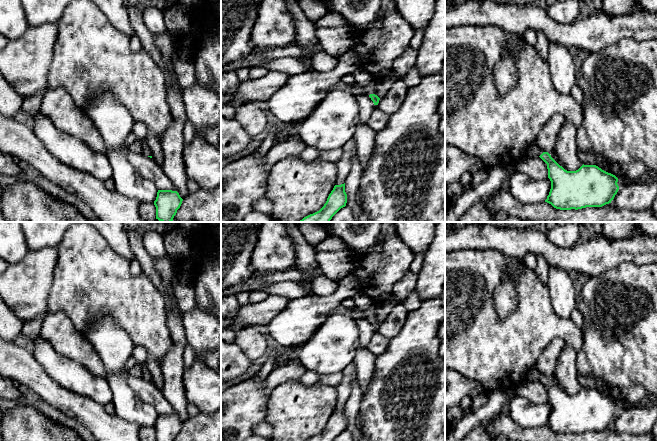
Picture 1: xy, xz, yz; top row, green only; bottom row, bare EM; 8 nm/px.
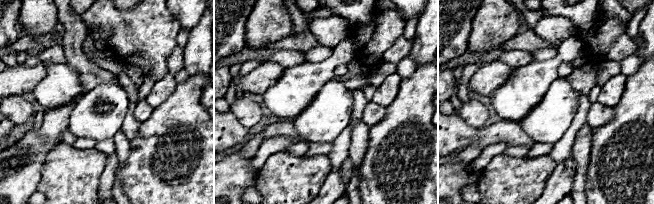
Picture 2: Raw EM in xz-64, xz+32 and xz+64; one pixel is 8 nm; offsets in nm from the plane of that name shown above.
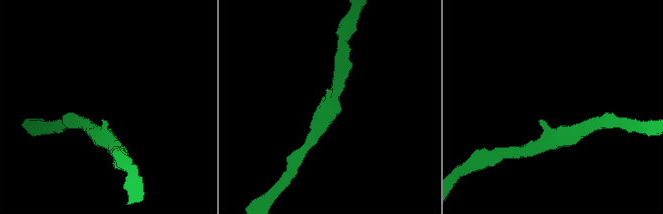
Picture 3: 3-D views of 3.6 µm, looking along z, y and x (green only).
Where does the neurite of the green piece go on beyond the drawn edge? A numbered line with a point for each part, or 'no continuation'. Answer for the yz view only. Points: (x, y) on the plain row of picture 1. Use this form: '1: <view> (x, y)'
1: yz (532, 374)

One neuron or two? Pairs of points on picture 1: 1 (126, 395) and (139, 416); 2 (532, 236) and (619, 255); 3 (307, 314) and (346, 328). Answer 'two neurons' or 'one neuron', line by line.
1: one neuron
2: one neuron
3: two neurons

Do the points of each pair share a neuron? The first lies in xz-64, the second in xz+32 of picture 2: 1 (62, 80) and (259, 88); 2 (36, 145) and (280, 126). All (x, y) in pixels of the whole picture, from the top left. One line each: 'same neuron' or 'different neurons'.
1: different neurons
2: different neurons

